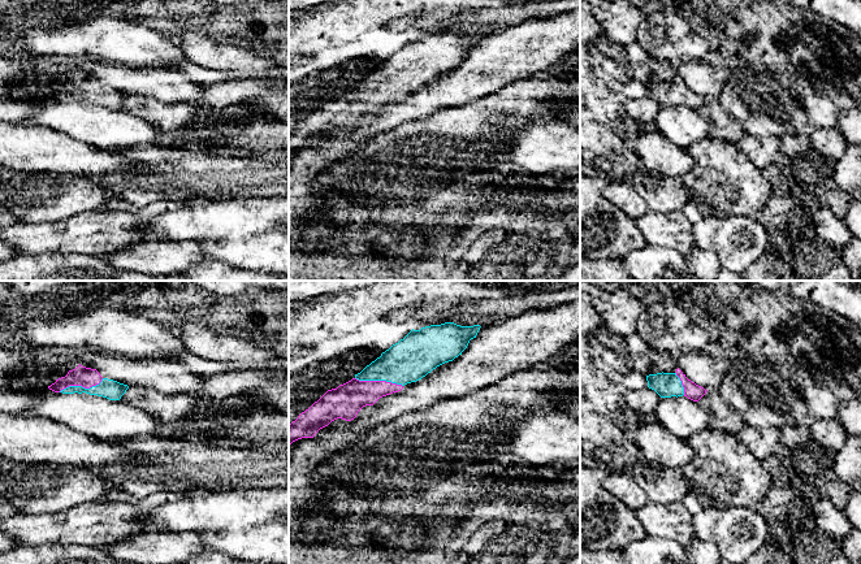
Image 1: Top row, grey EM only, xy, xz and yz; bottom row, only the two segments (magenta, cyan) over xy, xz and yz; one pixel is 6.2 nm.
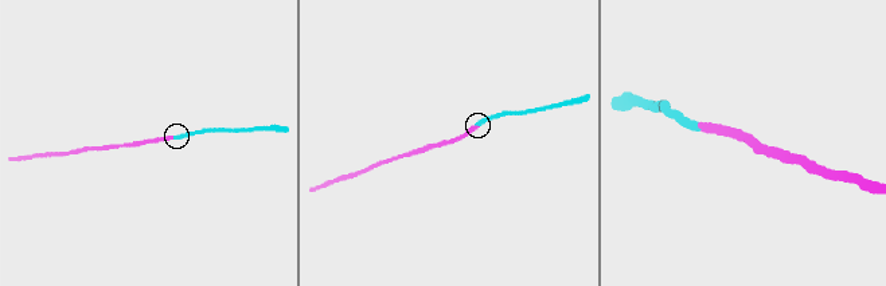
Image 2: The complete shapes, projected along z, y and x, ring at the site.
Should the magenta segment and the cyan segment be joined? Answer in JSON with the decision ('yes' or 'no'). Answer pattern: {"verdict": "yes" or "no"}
{"verdict": "yes"}

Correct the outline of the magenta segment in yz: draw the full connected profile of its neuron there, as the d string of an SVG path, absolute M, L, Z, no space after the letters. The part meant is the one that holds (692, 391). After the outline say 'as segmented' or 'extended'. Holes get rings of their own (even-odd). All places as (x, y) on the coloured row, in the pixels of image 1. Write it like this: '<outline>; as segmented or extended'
M678 368L675 373L657 373L646 376L648 387L654 390L661 398L687 396L698 402L708 390L696 385L685 377Z; extended

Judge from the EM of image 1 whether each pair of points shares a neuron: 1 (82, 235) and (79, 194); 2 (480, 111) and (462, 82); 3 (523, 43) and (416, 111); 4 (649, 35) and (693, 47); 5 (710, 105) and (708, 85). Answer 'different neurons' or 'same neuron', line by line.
1: different neurons
2: different neurons
3: same neuron
4: same neuron
5: different neurons

